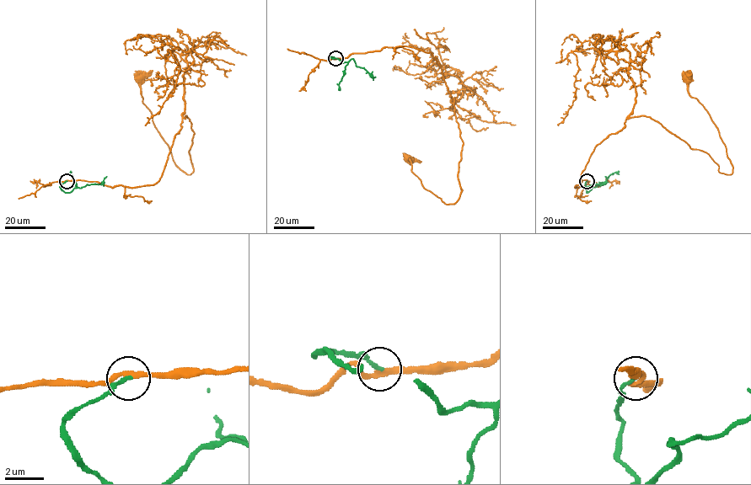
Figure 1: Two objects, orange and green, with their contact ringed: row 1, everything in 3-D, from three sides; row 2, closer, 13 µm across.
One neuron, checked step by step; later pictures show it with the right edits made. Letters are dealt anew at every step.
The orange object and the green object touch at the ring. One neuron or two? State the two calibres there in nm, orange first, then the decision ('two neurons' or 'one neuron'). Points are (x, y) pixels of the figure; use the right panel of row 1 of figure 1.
240/180 nm | one neuron

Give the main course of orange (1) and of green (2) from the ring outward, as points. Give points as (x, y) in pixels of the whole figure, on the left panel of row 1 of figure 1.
1: (67, 181), (154, 184), (185, 115), (194, 171), (175, 163), (142, 102), (141, 77)
2: (67, 181), (60, 188), (71, 192), (86, 184), (100, 184), (106, 176)

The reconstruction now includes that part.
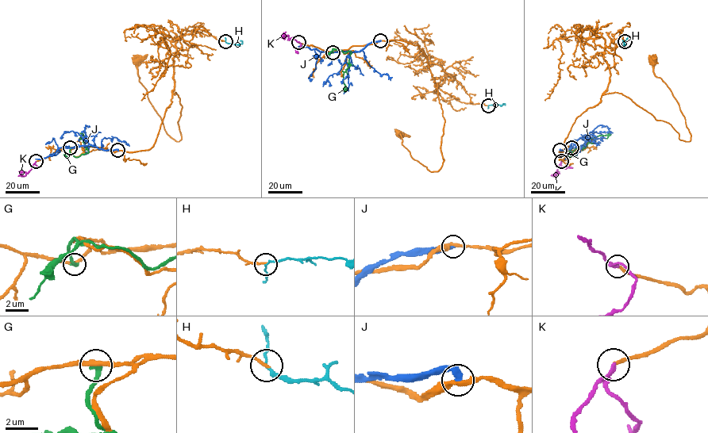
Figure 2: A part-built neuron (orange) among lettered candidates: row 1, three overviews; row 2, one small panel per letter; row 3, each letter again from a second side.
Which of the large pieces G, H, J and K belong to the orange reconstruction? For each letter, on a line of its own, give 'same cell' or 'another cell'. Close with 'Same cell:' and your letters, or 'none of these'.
G: another cell
H: another cell
J: another cell
K: same cell
Same cell: K

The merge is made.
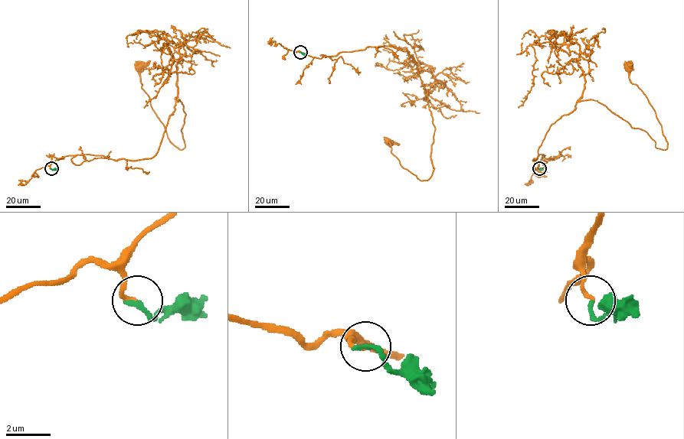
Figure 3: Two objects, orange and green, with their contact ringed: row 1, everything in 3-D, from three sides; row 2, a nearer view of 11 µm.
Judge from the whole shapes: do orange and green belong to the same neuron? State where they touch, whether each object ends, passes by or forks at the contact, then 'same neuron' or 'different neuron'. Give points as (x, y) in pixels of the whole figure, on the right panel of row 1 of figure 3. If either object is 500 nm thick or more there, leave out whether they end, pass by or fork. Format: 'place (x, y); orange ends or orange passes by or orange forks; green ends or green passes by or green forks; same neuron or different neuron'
place (539, 168); orange ends; green ends; same neuron

